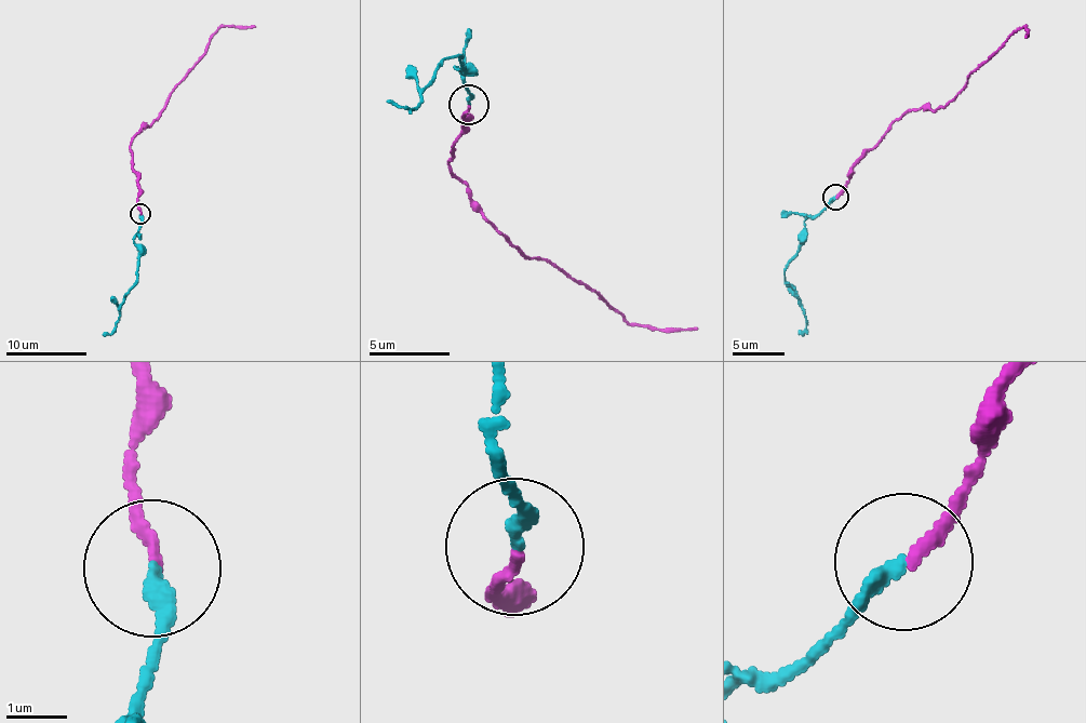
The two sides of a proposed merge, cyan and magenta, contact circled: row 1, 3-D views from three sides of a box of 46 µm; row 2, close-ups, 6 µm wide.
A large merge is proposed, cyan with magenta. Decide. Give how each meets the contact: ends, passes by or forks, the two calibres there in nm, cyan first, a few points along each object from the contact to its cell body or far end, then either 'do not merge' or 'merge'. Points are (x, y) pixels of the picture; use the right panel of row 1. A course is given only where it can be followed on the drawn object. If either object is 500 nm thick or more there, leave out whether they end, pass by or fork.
cyan ends; magenta ends; calibres 240 and 180 nm; course cyan (836, 196), (803, 222), (803, 243), (785, 270), (786, 281), (795, 291), (806, 327), (800, 333); course magenta (836, 196), (849, 171), (899, 118), (941, 107), (964, 88), (968, 72), (1023, 27), (1024, 36); merge

